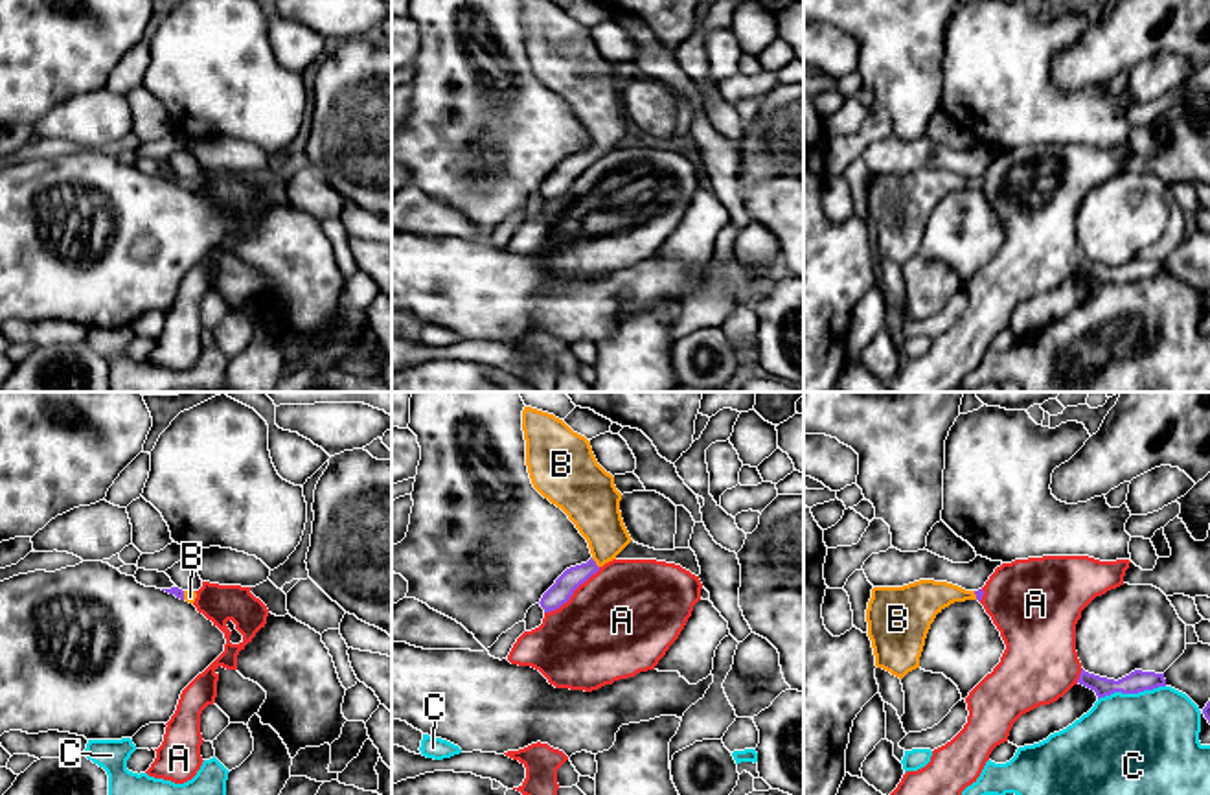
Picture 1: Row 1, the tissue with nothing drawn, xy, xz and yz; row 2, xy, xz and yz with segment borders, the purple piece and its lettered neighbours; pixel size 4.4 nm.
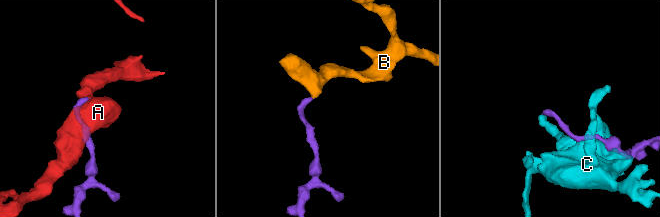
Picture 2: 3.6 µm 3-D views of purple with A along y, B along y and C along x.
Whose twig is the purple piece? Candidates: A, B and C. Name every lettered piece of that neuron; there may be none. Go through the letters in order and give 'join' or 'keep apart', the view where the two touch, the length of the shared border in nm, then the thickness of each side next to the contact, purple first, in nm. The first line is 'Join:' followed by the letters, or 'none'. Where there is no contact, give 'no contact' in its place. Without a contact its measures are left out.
Join: B
A: keep apart | xz | 320 nm | 100/480 nm
B: join | xz | 60 nm | 100/220 nm
C: keep apart | yz | 300 nm | 100/440 nm

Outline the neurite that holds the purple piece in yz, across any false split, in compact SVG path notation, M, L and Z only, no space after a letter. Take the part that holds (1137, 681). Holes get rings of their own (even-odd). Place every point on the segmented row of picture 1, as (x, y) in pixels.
M1081 670L1078 683L1094 690L1098 699L1111 696L1114 692L1138 694L1144 690L1166 686L1164 674L1142 672L1142 670L1135 670L1118 681L1100 677L1100 675L1094 675L1094 674Z

